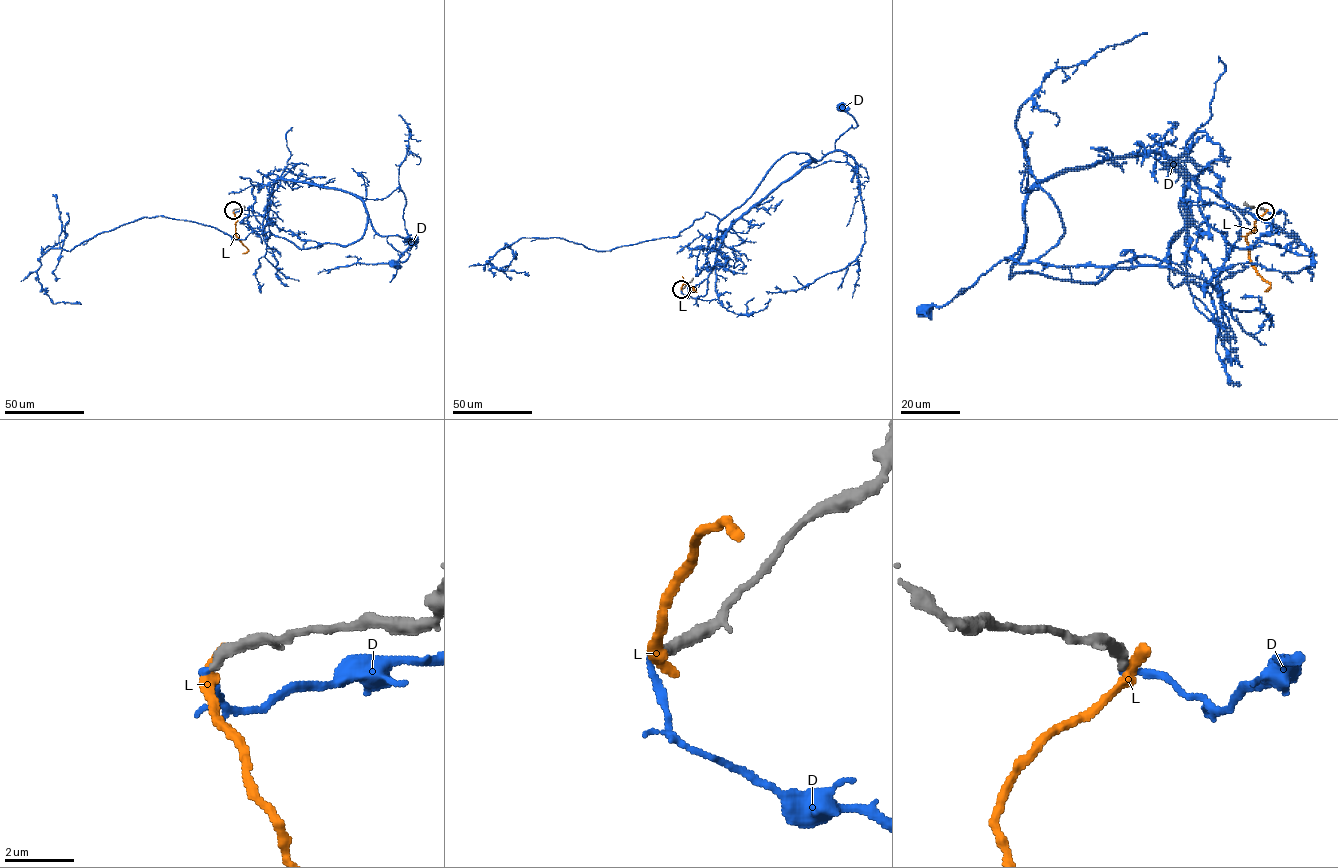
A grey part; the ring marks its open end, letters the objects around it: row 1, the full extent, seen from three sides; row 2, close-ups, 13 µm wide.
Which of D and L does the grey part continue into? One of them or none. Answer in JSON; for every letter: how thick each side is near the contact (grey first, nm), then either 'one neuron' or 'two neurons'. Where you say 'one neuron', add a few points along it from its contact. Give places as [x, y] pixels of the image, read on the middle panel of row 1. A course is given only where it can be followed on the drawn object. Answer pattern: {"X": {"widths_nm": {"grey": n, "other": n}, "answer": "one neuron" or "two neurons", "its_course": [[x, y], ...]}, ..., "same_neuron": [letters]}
{"D": {"widths_nm": {"grey": 360, "other": 190}, "answer": "one neuron", "its_course": [[681, 289], [718, 298], [716, 255], [726, 232], [857, 126], [842, 108]]}, "L": {"widths_nm": {"grey": 360, "other": 400}, "answer": "two neurons"}, "same_neuron": ["D"]}

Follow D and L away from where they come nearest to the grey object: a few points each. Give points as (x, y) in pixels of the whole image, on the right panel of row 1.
D: (1265, 211), (1285, 214), (1284, 228), (1158, 153), (1073, 167), (1025, 196), (1025, 238), (1010, 259), (926, 310)
L: (1265, 211), (1255, 221), (1255, 229), (1246, 236), (1249, 259), (1255, 270), (1270, 284), (1265, 291)

